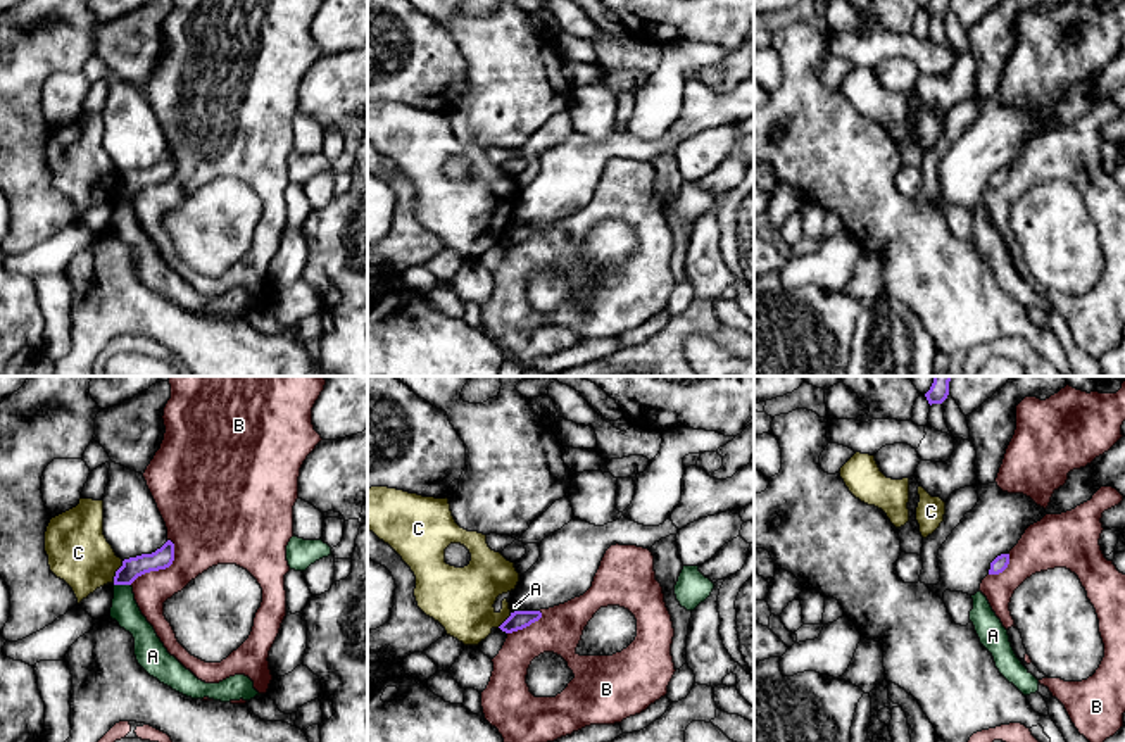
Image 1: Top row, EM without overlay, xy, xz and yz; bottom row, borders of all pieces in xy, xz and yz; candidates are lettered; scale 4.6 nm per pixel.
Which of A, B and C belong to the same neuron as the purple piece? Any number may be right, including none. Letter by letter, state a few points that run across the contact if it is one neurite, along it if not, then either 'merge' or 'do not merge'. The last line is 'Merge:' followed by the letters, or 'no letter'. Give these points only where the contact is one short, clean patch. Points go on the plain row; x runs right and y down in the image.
A: line xy (114, 197), (130, 199); do not merge
B: do not merge
C: do not merge
Merge: no letter

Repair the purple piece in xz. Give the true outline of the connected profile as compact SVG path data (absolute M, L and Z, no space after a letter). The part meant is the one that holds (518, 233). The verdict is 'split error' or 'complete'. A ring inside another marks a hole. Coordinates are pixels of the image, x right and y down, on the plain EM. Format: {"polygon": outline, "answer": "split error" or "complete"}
{"polygon": "M514 224L499 242L506 247L512 247L530 240L540 231L542 231L540 224Z", "answer": "complete"}

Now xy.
{"polygon": "M167 154L160 162L152 167L141 167L123 174L116 185L114 198L131 198L138 190L166 183L174 174L174 157Z", "answer": "complete"}

